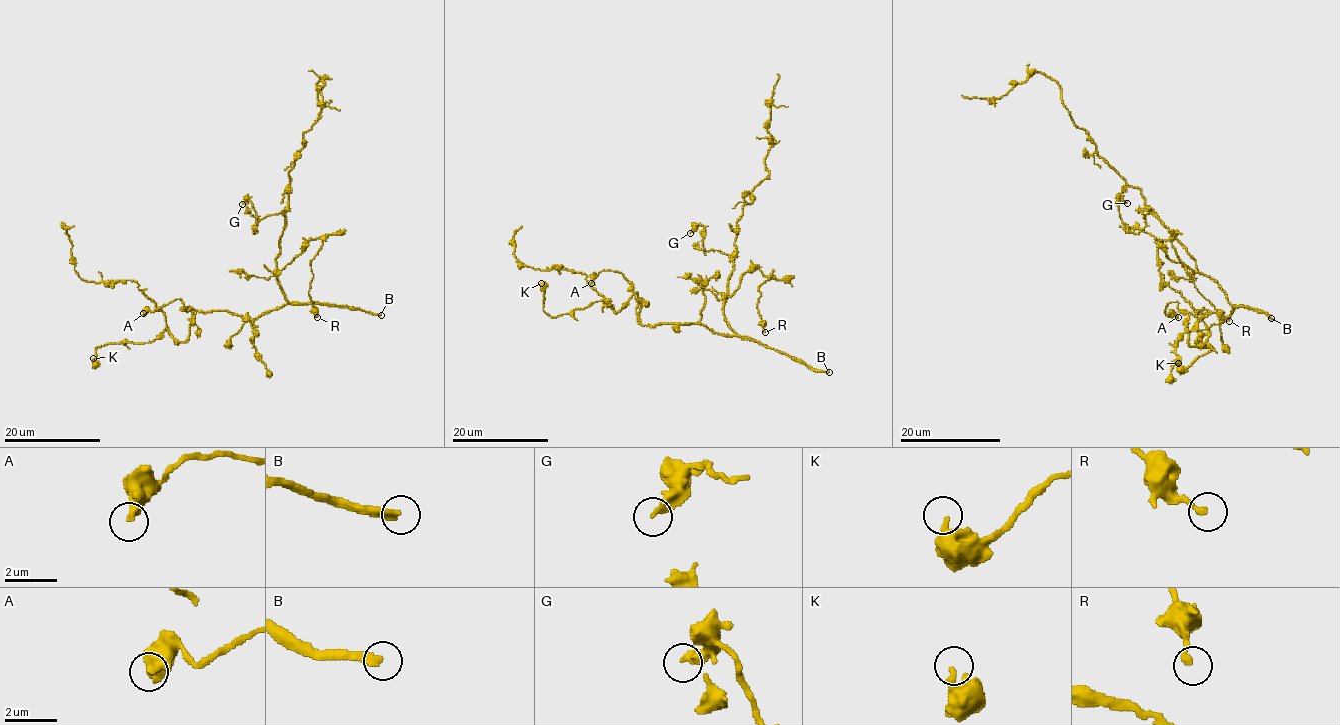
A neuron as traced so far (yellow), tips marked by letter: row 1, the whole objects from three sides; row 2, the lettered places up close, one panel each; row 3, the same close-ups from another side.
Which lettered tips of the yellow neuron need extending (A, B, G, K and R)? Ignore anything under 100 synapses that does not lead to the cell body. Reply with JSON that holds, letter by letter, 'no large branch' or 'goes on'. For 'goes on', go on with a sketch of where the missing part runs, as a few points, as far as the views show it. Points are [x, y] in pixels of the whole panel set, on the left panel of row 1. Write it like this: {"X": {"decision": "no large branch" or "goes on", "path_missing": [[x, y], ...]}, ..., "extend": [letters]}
{"A": {"decision": "no large branch"}, "B": {"decision": "goes on"}, "G": {"decision": "no large branch"}, "K": {"decision": "no large branch"}, "R": {"decision": "no large branch"}, "extend": ["B"]}

